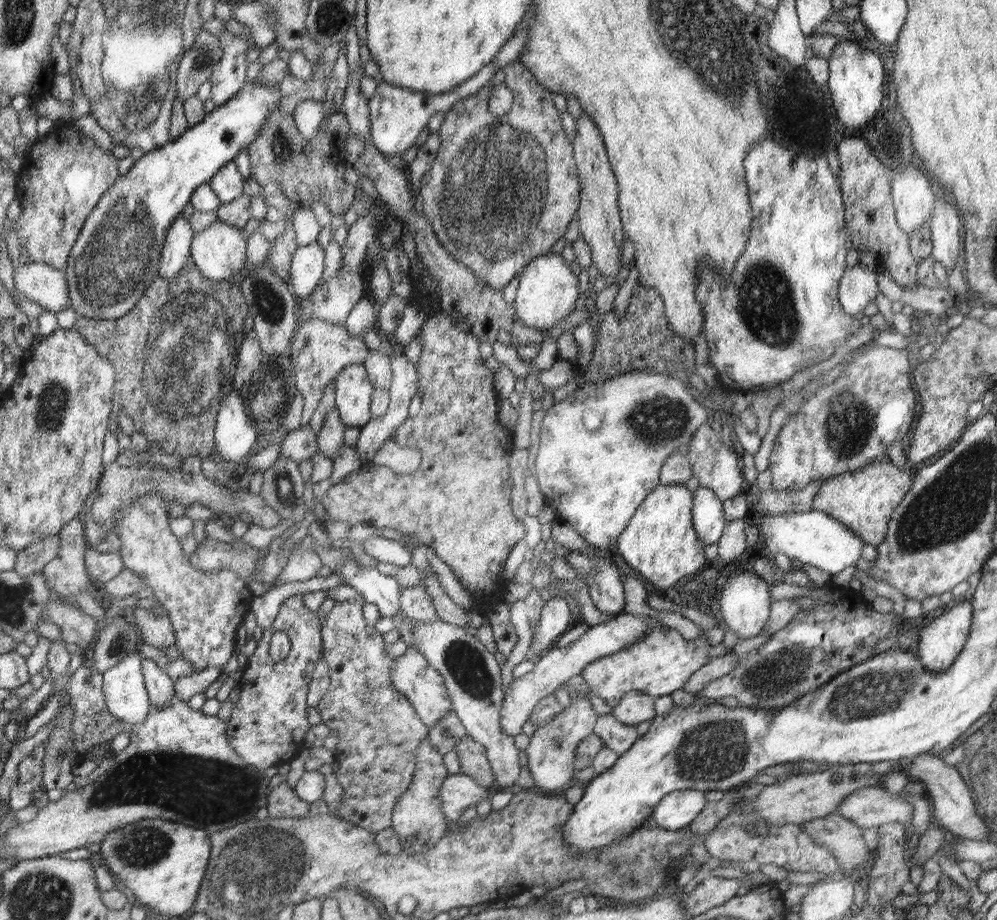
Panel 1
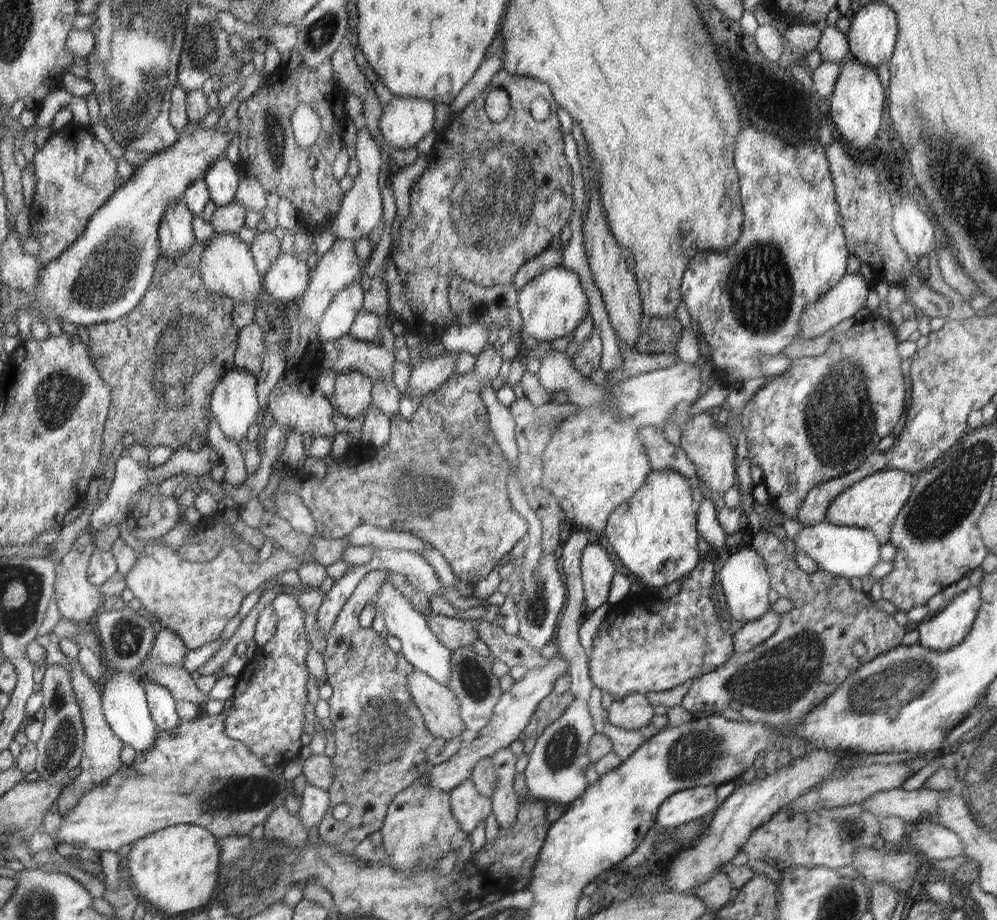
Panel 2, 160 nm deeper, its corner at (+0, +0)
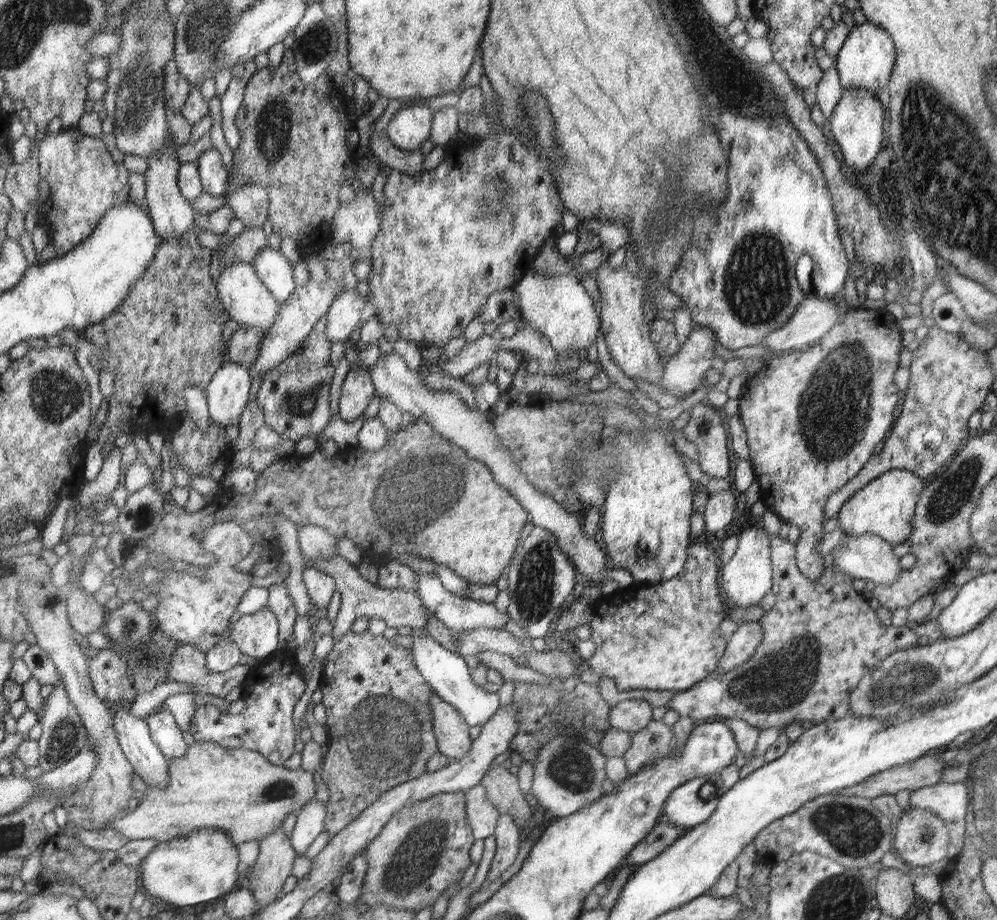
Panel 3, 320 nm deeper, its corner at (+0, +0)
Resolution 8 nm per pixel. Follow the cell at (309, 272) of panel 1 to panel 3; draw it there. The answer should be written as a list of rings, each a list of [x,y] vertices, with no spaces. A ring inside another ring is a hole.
[[[262,248],[251,264],[256,268],[262,283],[278,298],[278,302],[284,302],[294,292],[294,268],[280,251]]]

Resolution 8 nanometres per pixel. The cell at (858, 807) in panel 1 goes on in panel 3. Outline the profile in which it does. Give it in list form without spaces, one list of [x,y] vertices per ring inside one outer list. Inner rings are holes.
[[[966,779],[955,783],[942,781],[911,791],[909,808],[930,810],[941,818],[952,834],[952,852],[957,853],[964,844],[965,817],[969,816],[969,801],[970,794]]]

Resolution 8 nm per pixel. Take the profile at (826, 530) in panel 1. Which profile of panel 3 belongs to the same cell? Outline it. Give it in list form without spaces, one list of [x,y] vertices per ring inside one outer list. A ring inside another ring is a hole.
[[[875,534],[849,535],[848,543],[829,555],[829,563],[838,565],[847,575],[879,584],[890,584],[903,571],[900,558],[894,553],[894,546]]]

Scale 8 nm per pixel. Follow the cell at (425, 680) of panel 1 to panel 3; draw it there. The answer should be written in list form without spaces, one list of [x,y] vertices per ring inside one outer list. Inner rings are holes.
[[[438,694],[430,696],[430,710],[433,710],[433,731],[442,755],[450,762],[469,754],[473,746],[468,733],[470,726],[460,713]]]

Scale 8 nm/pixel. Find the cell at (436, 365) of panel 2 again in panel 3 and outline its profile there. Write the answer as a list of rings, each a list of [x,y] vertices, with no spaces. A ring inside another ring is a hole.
[[[495,331],[491,336],[484,335],[480,339],[467,342],[454,358],[446,359],[444,363],[445,376],[463,378],[483,362],[495,358],[496,347],[502,341],[502,335]]]

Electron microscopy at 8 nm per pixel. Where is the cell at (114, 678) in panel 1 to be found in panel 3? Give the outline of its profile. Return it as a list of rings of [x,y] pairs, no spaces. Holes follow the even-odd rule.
[[[124,703],[112,707],[112,726],[117,734],[117,740],[120,744],[122,753],[126,756],[128,763],[137,772],[138,776],[142,778],[147,786],[155,786],[155,788],[165,788],[171,780],[169,774],[169,761],[164,757],[164,754],[158,749],[158,745],[152,741],[150,735],[150,728],[148,727],[147,720],[140,720],[130,714],[132,704]]]

